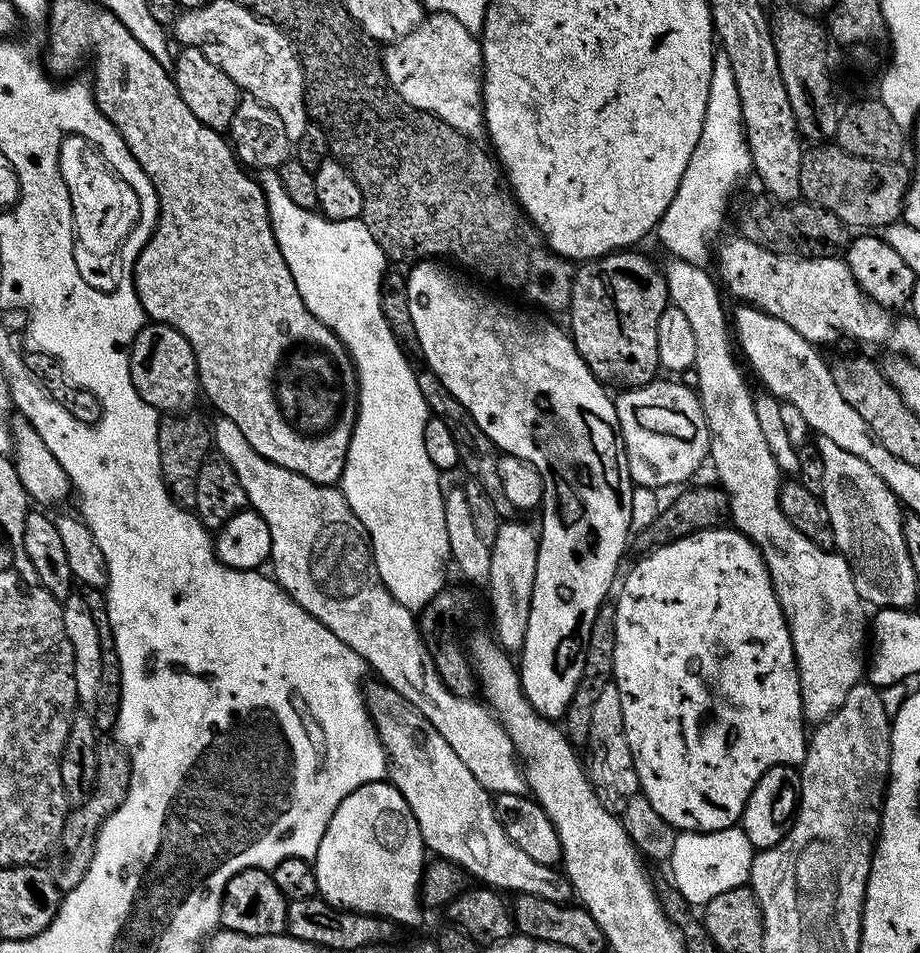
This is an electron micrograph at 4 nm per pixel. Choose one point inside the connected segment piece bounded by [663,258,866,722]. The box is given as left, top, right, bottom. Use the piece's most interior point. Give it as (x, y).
(825, 615)

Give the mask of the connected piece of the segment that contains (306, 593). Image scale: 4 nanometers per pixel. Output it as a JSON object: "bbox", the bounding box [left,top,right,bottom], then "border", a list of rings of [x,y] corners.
{"bbox":[211,418,526,794],"border":[[[223,418],[217,419],[217,424],[211,425],[212,442],[219,459],[230,462],[234,466],[234,474],[238,474],[238,482],[242,482],[242,490],[246,490],[246,498],[251,511],[256,512],[270,526],[270,572],[277,584],[283,588],[285,594],[302,610],[306,610],[330,634],[334,634],[350,650],[354,650],[364,659],[365,665],[377,672],[379,679],[388,687],[393,688],[406,702],[410,702],[450,742],[450,747],[458,758],[478,778],[478,782],[490,794],[502,792],[523,793],[526,781],[522,771],[521,761],[516,755],[516,747],[512,745],[511,738],[500,724],[500,719],[492,713],[491,708],[485,706],[479,699],[465,698],[450,694],[438,674],[432,661],[424,637],[420,635],[420,626],[413,609],[402,606],[386,590],[380,577],[380,568],[372,557],[372,544],[368,540],[368,532],[362,522],[350,510],[343,492],[339,487],[326,484],[315,484],[310,478],[302,478],[294,470],[286,470],[258,454],[246,438],[242,438],[242,430],[234,426],[234,422]]]}

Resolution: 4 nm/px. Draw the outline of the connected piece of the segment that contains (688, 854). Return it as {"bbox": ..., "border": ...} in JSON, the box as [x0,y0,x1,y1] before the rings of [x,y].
{"bbox":[671,826,754,906],"border":[[[733,826],[717,832],[680,832],[674,842],[671,883],[685,896],[689,904],[703,906],[722,890],[743,888],[749,883],[754,849],[743,827]]]}

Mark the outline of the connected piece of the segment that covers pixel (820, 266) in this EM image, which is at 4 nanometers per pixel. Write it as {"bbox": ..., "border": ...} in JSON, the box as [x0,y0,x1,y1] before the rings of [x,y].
{"bbox":[718,236,894,346],"border":[[[743,236],[726,241],[718,250],[719,279],[743,303],[771,314],[794,327],[817,346],[842,334],[864,342],[887,341],[894,327],[887,311],[872,303],[841,257],[814,259],[785,256]]]}

